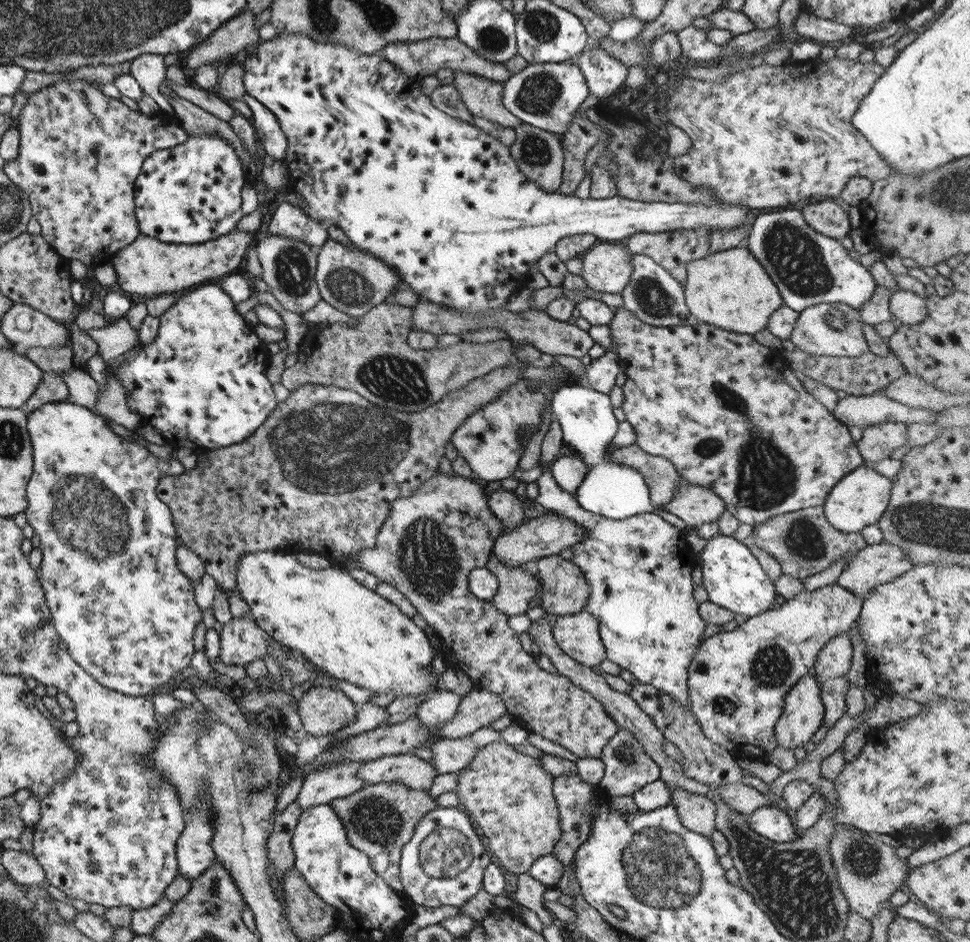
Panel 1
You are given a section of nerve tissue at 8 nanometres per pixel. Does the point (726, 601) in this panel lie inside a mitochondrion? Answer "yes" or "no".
no

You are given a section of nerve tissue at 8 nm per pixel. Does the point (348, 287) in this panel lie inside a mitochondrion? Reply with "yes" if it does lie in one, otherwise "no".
yes

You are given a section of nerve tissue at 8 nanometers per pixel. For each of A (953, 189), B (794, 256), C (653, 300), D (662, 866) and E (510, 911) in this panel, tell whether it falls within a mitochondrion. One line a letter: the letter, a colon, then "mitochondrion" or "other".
A: mitochondrion
B: mitochondrion
C: mitochondrion
D: mitochondrion
E: other

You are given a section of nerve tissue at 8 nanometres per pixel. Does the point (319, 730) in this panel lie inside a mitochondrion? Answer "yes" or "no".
no

